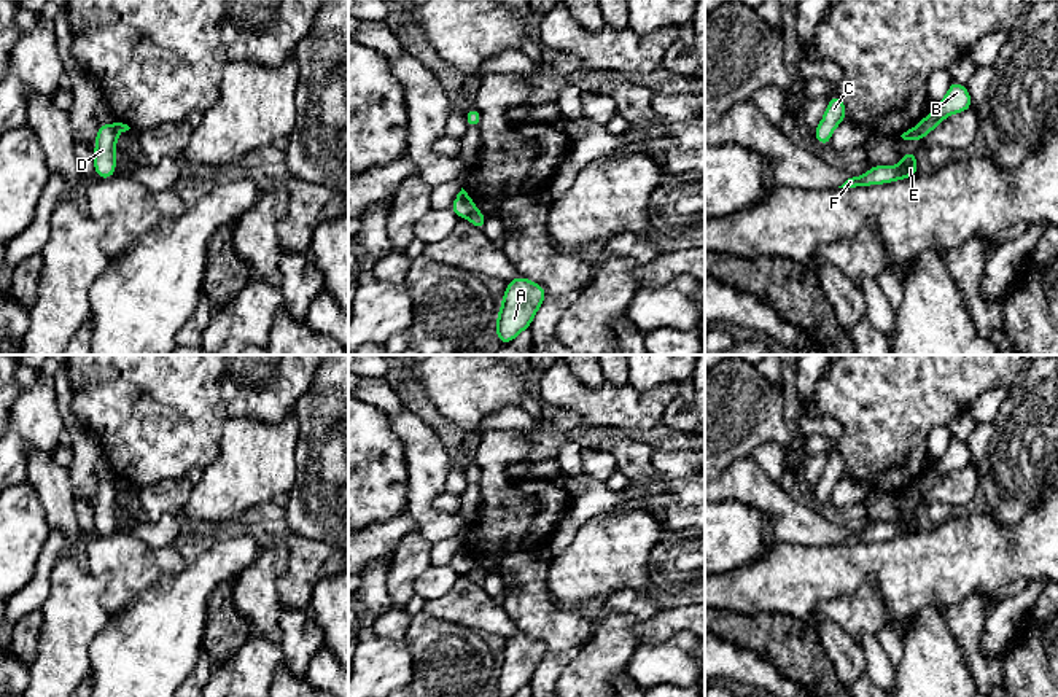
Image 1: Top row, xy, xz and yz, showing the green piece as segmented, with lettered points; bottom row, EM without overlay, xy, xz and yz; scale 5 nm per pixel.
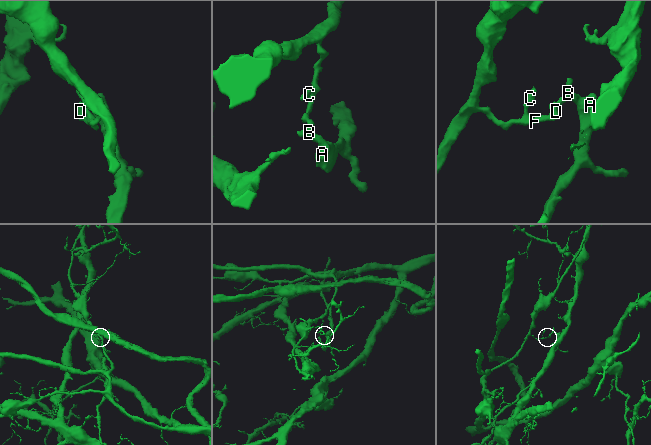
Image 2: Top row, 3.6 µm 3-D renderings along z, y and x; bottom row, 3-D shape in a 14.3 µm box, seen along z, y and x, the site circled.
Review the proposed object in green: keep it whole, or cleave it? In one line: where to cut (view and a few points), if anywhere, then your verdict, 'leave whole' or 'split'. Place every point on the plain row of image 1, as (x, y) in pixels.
cut yz (915, 482), (921, 495); split

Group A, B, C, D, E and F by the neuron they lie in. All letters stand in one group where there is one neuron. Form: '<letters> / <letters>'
A B / C D E F

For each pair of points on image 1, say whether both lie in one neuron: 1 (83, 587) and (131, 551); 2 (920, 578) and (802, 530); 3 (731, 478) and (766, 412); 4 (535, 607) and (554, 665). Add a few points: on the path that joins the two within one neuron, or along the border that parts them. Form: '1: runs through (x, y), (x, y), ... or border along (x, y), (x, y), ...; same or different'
1: border along (88, 572), (104, 581), (99, 603), (107, 613); different
2: border along (797, 543), (837, 545); different
3: border along (750, 454), (735, 459), (721, 473); different
4: runs through (546, 621), (554, 629), (554, 651); same

